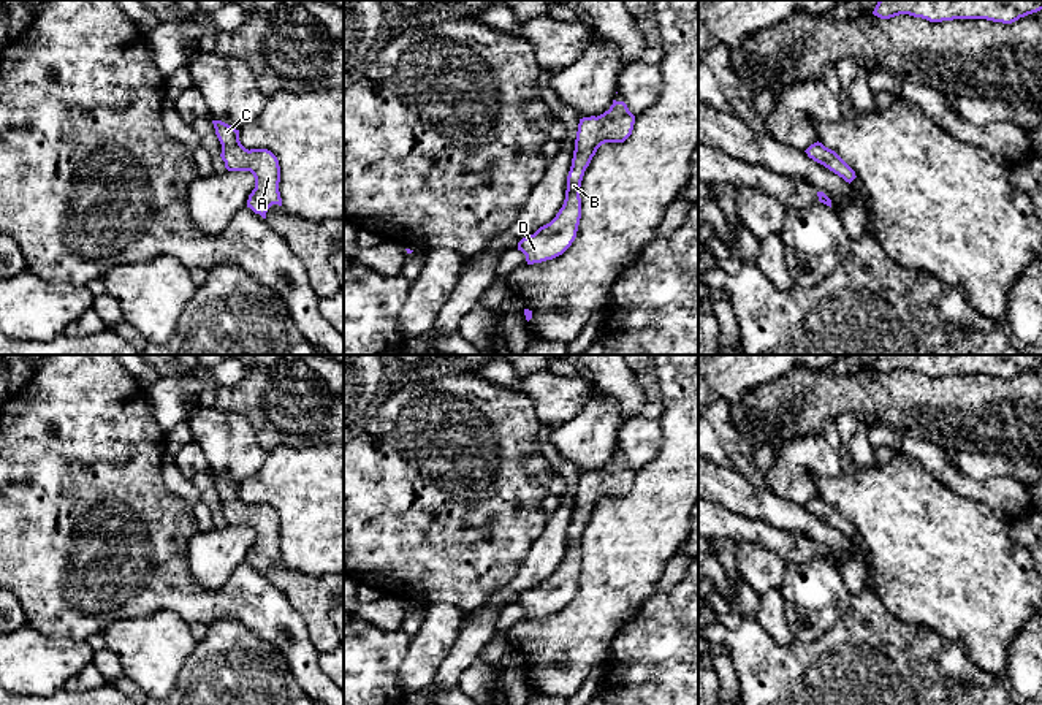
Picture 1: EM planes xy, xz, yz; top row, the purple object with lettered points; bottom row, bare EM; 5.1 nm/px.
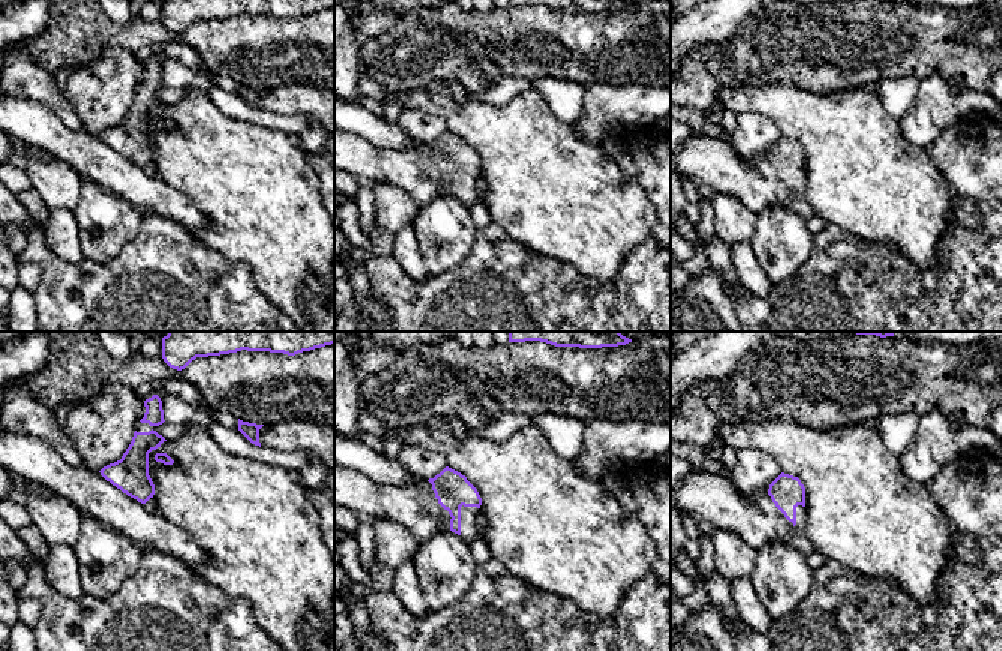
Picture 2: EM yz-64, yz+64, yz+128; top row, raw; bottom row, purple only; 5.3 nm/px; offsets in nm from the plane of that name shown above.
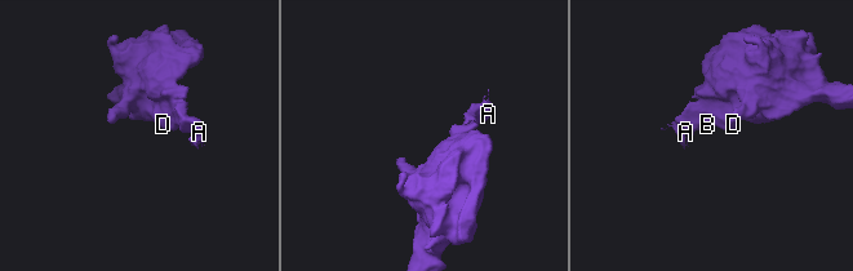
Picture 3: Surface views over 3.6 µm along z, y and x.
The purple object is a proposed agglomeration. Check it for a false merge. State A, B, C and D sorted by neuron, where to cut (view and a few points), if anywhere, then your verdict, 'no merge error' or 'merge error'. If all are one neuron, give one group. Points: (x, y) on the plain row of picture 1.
A B C D; no cut; no merge error

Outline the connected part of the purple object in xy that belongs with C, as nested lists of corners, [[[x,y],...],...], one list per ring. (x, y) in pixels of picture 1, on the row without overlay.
[[[212,475],[212,478],[222,499],[220,512],[225,523],[228,526],[250,526],[255,532],[255,543],[249,550],[247,562],[266,574],[272,559],[282,561],[277,512],[268,504],[245,504],[239,496],[239,485],[222,475]]]

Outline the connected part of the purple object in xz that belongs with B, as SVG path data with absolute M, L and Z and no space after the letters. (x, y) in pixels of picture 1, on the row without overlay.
M616 455L603 469L580 474L562 562L550 578L518 597L527 619L553 615L572 600L581 574L580 542L586 523L602 499L624 497L633 478L635 471L627 459Z

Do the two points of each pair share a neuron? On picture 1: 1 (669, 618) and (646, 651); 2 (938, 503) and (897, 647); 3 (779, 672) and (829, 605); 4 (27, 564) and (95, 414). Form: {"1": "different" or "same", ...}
{"1": "same", "2": "different", "3": "different", "4": "same"}

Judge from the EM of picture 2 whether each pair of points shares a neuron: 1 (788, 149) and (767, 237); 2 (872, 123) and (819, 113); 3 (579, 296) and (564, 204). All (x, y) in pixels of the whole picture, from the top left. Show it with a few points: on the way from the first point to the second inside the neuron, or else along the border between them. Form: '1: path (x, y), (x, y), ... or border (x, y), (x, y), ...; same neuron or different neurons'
1: border (755, 213), (771, 207), (788, 207), (806, 221); different neurons
2: path (858, 123), (833, 123); same neuron
3: border (542, 254), (563, 260), (585, 275), (606, 284); different neurons

